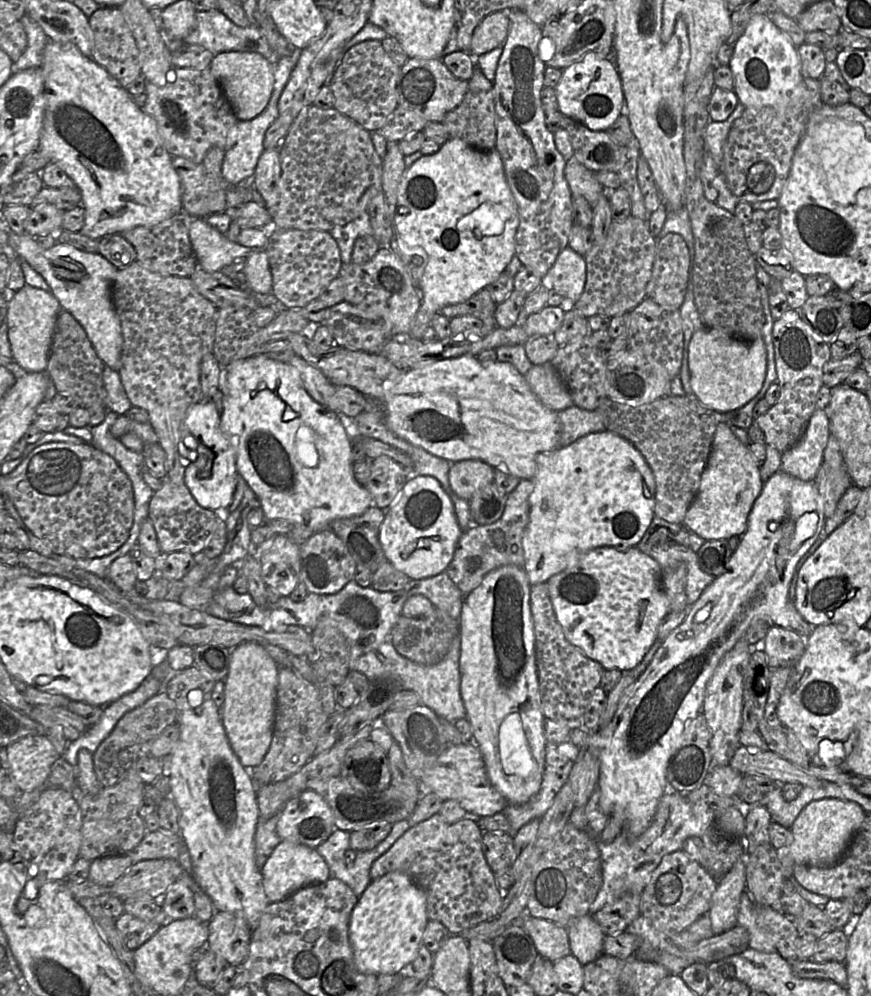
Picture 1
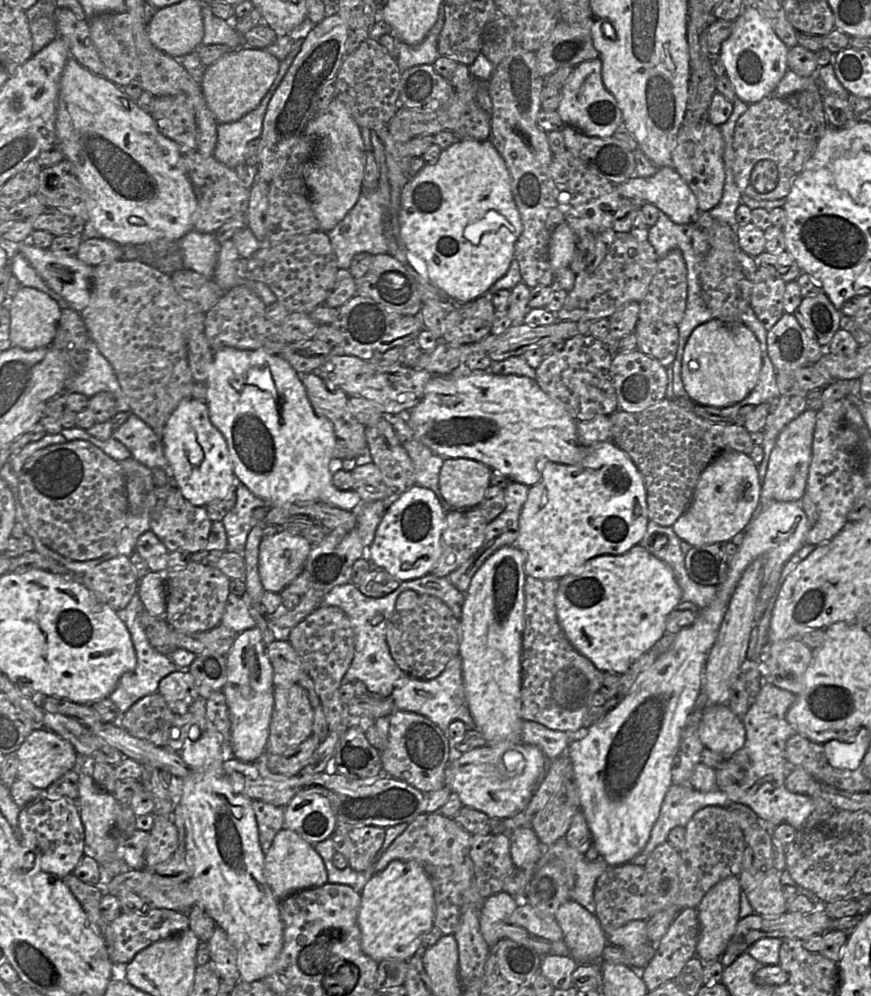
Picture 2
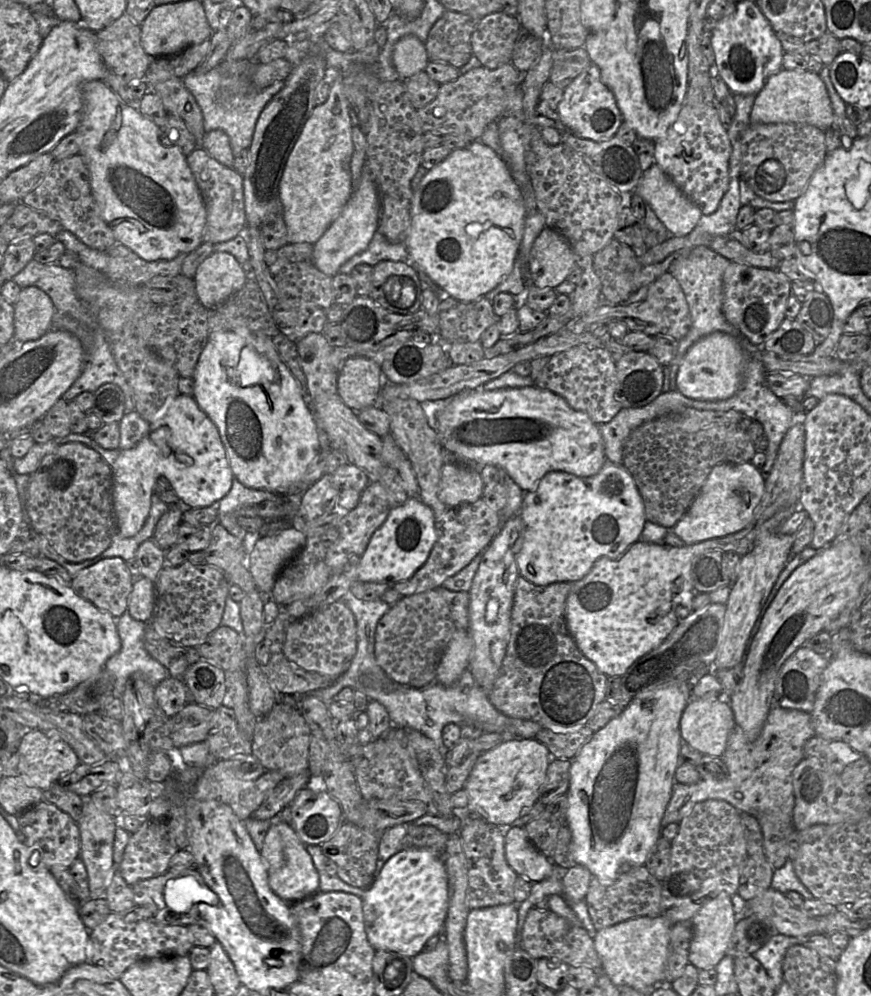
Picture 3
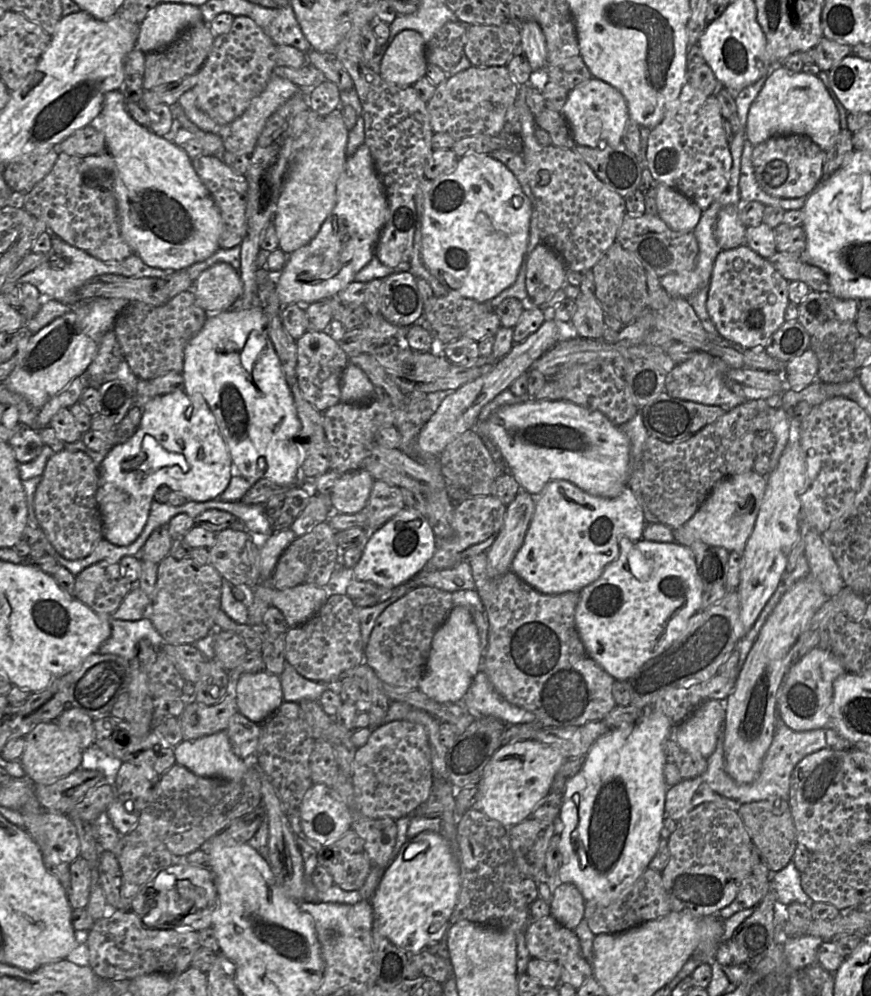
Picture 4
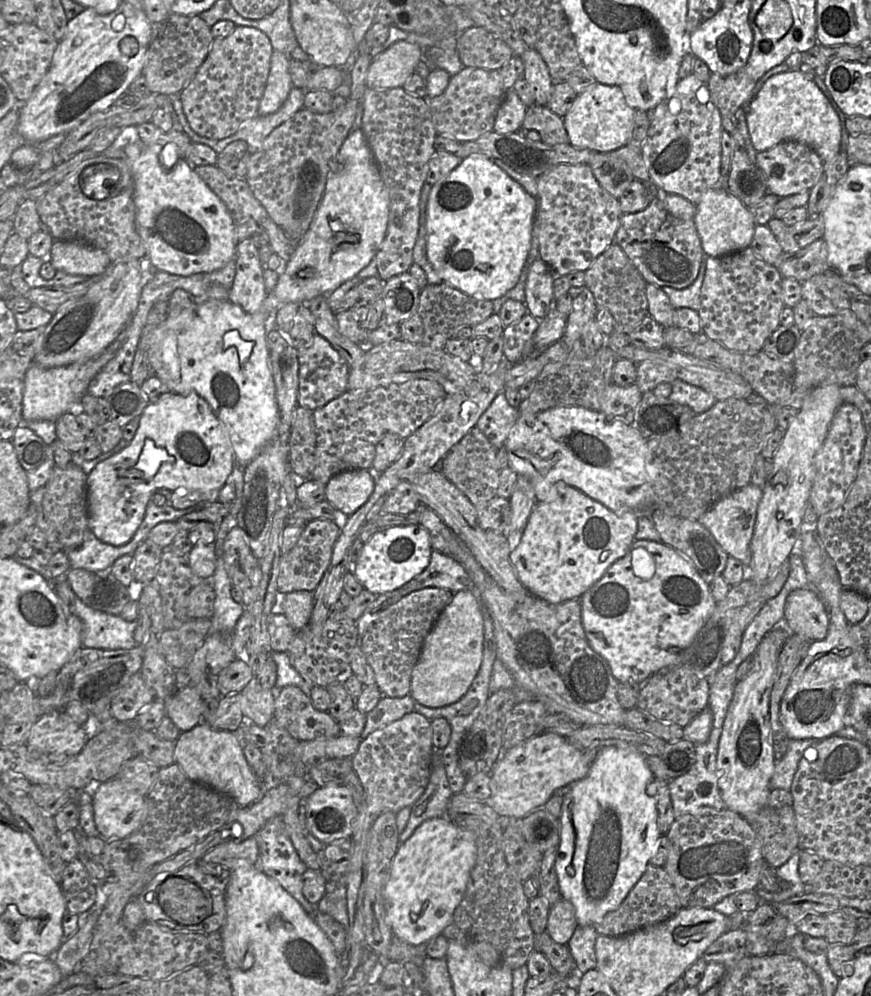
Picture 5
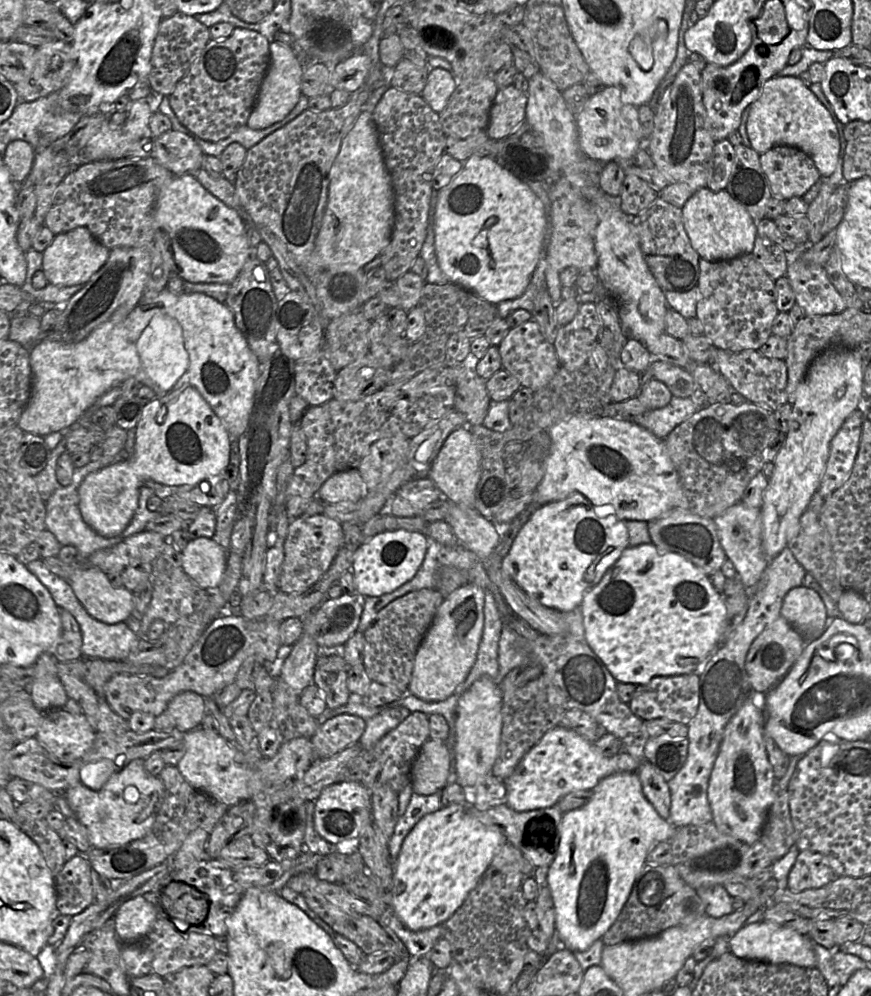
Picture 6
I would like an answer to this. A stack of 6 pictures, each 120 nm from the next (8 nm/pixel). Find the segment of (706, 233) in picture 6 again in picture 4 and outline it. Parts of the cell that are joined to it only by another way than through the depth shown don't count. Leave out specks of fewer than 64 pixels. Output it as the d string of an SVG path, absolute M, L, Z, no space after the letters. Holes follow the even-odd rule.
M740 206L722 208L714 227L714 235L721 250L730 250L746 244L746 229L740 218Z

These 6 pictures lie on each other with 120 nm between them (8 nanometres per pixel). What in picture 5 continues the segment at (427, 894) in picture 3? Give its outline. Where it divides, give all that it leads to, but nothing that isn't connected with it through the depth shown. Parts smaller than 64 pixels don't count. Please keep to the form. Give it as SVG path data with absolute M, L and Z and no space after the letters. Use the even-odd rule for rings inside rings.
M438 817L424 821L407 841L400 844L384 889L386 922L393 935L412 945L427 944L442 935L465 895L476 858L477 847L472 833L462 830L449 818Z

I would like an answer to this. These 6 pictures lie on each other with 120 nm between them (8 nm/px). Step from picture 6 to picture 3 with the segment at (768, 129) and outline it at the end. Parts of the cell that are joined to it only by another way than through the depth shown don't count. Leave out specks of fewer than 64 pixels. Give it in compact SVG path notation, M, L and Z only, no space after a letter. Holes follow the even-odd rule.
M780 69L768 78L756 95L750 124L796 123L826 130L832 123L834 111L825 86L818 73L809 70Z

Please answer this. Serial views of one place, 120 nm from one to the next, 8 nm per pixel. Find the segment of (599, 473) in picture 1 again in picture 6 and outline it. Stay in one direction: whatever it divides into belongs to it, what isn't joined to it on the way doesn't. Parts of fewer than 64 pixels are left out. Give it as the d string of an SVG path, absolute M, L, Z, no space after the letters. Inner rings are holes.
M574 492L532 513L503 558L502 569L543 606L567 613L580 607L586 592L599 583L628 546L625 521L614 513L599 517L588 499Z

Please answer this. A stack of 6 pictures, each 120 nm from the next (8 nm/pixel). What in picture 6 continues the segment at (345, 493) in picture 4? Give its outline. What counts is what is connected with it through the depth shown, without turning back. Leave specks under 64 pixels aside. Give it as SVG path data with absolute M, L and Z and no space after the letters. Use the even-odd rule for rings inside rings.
M357 469L337 472L328 478L317 492L324 503L335 504L343 501L358 502L368 489Z

